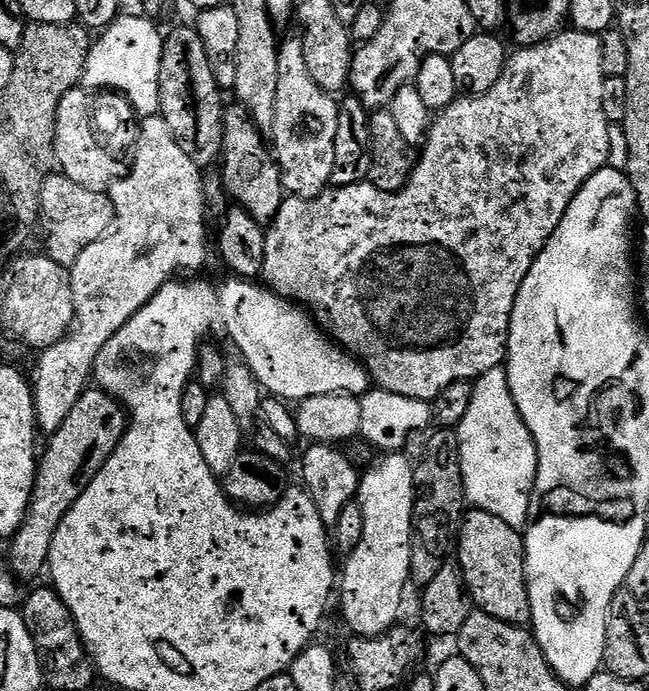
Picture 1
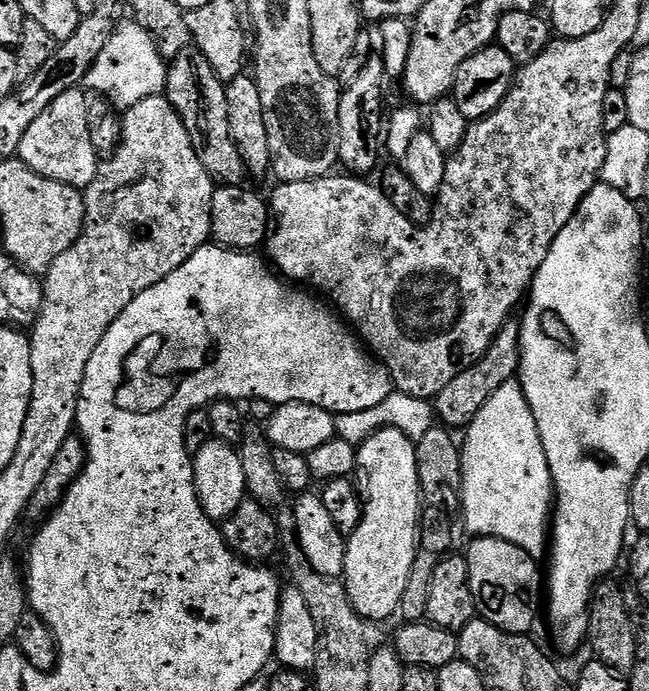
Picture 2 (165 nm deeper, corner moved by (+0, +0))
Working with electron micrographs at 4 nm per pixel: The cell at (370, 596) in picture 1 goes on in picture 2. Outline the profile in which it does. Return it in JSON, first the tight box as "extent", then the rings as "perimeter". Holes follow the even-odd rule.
{"extent":[342,428,422,622],"perimeter":[[[380,428],[358,445],[354,476],[358,481],[360,499],[364,501],[364,513],[358,530],[354,530],[354,534],[346,540],[342,577],[344,588],[350,594],[354,610],[366,622],[388,620],[392,615],[395,617],[399,613],[402,594],[406,594],[406,586],[412,581],[413,571],[417,567],[416,552],[418,553],[422,505],[415,443],[401,430]]]}

